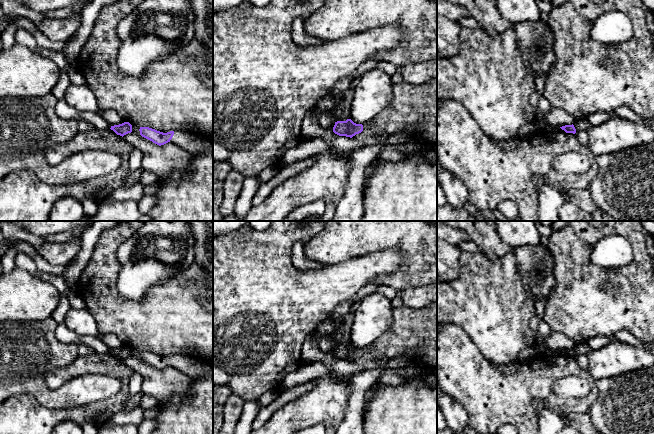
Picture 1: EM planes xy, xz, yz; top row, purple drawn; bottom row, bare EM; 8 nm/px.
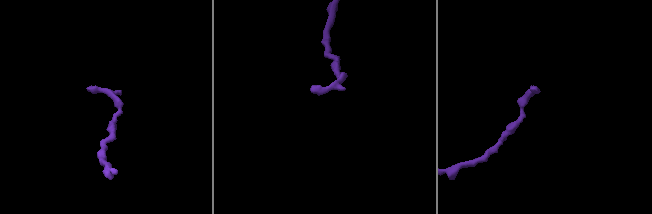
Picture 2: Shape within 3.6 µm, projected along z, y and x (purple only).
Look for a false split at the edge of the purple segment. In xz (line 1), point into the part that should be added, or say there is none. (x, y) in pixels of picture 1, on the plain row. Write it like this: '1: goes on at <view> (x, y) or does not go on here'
1: does not go on here

